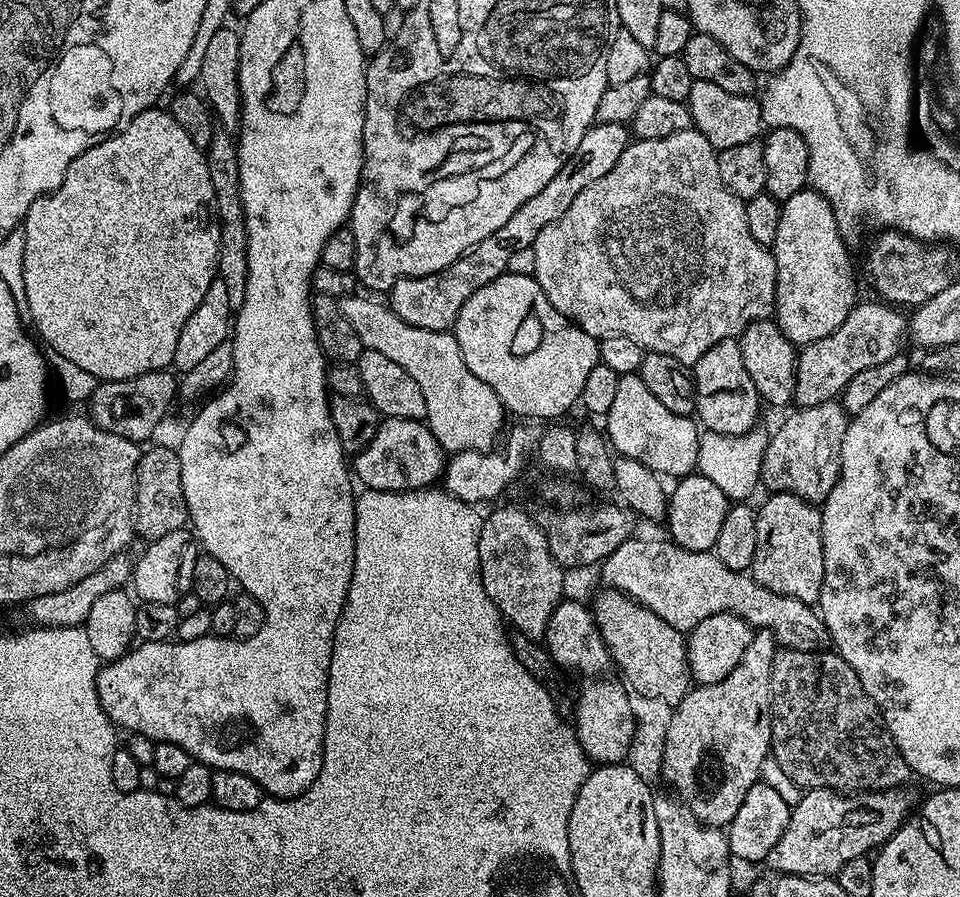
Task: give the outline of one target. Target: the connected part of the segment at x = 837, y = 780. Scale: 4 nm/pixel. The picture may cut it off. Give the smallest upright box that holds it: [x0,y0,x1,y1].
[770,648,910,794]

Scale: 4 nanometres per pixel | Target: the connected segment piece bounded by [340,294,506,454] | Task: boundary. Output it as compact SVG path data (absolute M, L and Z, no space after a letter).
M347 295L340 300L342 314L346 314L350 326L354 326L358 338L362 338L364 349L386 354L386 358L398 362L398 366L418 382L422 398L426 398L428 429L434 438L438 438L445 453L489 451L505 427L506 409L498 394L494 394L494 390L490 390L490 386L466 366L466 358L462 358L455 335L451 331L435 332L410 326L410 322L402 322L385 301L384 304L380 301L383 299L358 295Z

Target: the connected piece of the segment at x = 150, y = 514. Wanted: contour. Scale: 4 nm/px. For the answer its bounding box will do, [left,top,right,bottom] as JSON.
[134,447,189,542]

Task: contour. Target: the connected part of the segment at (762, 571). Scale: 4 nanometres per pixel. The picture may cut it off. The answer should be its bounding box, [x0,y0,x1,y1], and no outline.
[750,492,824,605]

